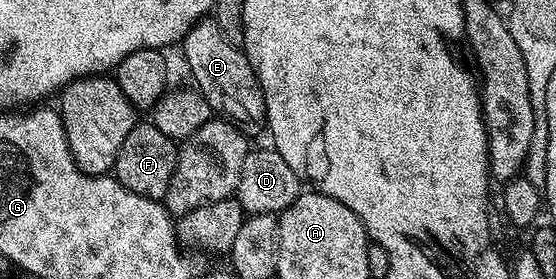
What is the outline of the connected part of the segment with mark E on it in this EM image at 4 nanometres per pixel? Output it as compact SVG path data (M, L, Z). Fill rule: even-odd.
M208 16L196 21L184 41L180 42L179 49L185 52L185 65L189 68L190 75L193 76L192 84L205 97L214 114L220 115L247 135L254 135L253 133L259 132L260 129L262 132L266 128L265 96L261 90L259 79L255 75L251 63L245 58L244 48L236 49L228 42L223 31L220 30L217 20Z

